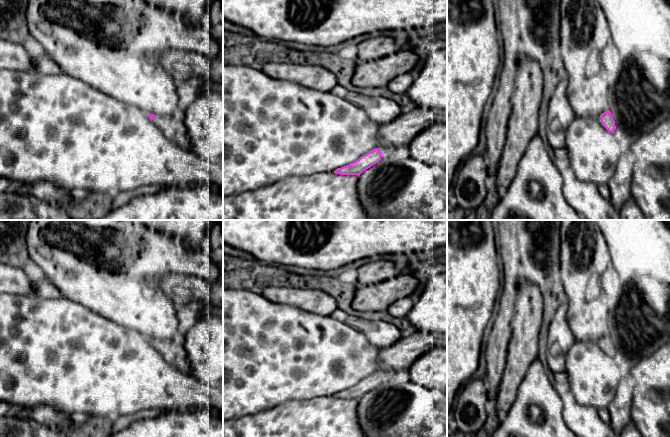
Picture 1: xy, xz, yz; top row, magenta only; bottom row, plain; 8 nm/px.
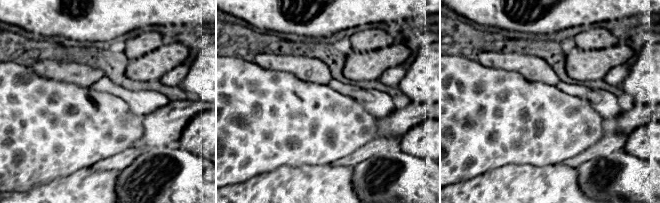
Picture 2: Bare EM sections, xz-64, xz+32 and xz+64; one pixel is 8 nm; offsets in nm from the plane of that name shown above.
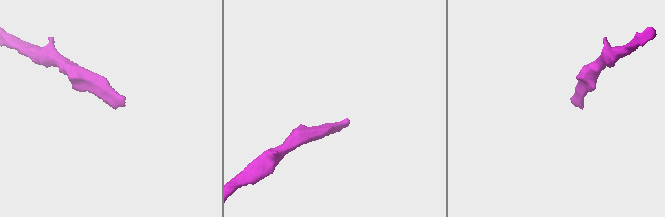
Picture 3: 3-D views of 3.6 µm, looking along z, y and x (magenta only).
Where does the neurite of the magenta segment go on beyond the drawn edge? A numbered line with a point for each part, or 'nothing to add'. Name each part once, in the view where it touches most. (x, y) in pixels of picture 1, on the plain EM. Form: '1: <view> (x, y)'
1: xz (385, 376)

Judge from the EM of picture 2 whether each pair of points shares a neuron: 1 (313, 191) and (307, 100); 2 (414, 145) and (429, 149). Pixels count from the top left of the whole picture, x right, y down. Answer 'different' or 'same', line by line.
1: different
2: same

